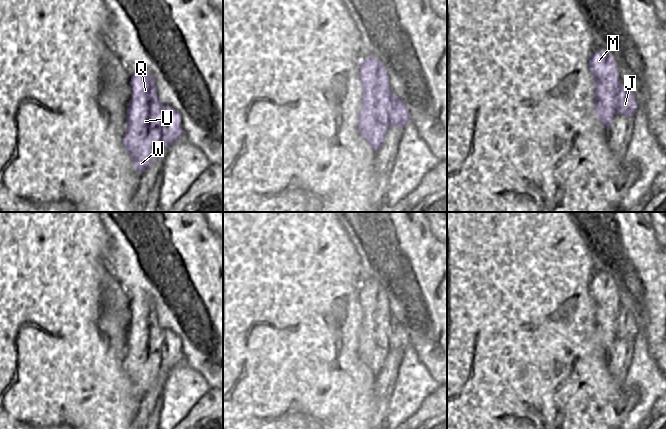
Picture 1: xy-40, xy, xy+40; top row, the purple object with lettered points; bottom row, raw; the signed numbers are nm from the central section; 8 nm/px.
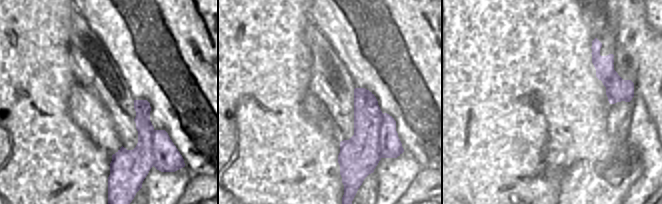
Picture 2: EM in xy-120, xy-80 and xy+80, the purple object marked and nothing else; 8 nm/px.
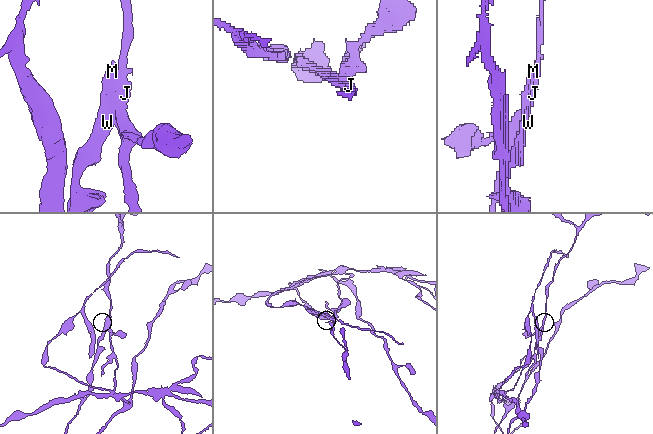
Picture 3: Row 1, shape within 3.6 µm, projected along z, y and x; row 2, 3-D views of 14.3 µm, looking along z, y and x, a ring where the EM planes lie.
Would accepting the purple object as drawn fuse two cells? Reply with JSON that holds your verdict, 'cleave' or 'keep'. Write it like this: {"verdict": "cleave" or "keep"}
{"verdict": "cleave"}

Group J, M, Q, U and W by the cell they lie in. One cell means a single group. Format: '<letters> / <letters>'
J / M Q U W

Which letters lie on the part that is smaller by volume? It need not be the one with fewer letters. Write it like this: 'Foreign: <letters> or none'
Foreign: M, Q, U, W

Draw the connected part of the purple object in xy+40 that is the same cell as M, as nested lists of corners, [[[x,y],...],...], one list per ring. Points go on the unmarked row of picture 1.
[[[593,276],[589,291],[595,303],[595,337],[608,356],[617,337],[619,295],[613,281],[604,276]]]

